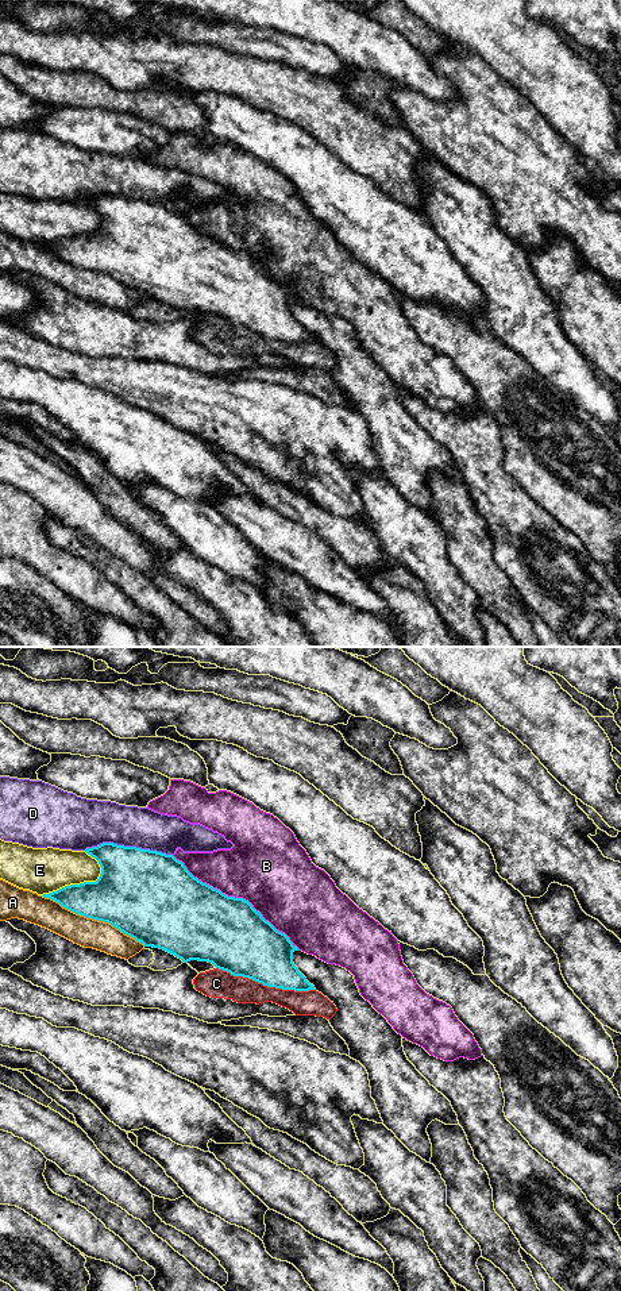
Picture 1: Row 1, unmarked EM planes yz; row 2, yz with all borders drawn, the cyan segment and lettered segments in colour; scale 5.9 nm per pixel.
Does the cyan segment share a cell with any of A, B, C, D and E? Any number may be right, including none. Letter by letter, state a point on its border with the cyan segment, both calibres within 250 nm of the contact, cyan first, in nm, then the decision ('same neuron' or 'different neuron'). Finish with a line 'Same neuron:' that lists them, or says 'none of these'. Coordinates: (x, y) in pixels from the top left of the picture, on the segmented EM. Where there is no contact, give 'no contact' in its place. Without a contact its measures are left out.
A: yz (93, 918) | 400/180 nm | different neuron
B: yz (234, 897) | 440/440 nm | different neuron
C: yz (266, 985) | 360/160 nm | different neuron
D: yz (128, 847) | 460/260 nm | different neuron
E: yz (77, 885) | 320/280 nm | different neuron
Same neuron: none of these

